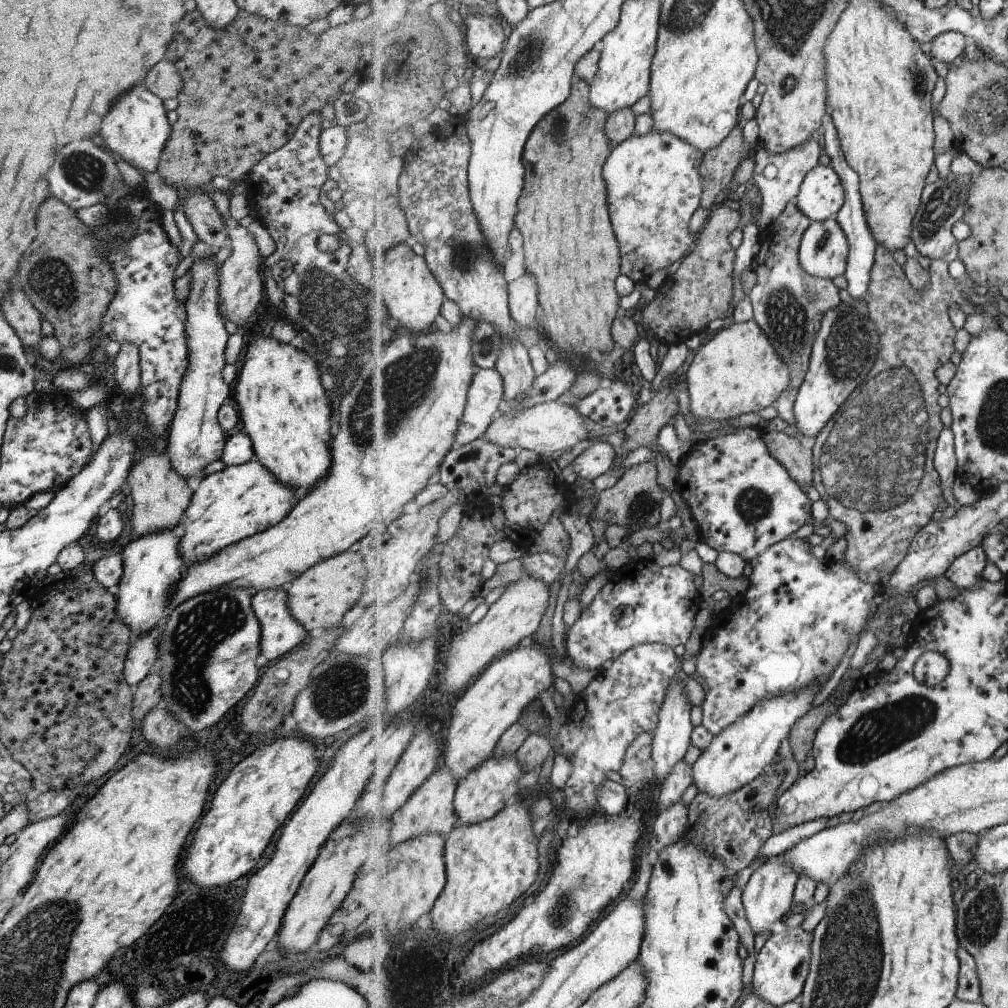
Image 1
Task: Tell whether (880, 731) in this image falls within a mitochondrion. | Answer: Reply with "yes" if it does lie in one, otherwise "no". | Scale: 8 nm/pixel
yes

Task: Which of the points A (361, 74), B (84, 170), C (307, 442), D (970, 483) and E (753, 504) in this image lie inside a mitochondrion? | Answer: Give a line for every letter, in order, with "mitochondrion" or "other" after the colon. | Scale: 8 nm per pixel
A: other
B: mitochondrion
C: other
D: other
E: mitochondrion

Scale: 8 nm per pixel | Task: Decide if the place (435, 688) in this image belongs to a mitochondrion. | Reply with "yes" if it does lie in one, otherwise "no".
no

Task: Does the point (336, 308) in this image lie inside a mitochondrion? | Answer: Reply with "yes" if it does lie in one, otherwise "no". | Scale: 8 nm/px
yes

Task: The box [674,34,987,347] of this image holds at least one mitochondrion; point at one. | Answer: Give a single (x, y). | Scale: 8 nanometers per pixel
(942, 203)

